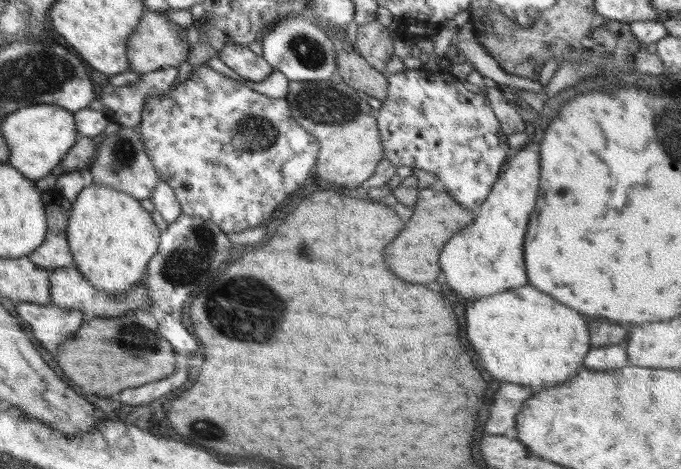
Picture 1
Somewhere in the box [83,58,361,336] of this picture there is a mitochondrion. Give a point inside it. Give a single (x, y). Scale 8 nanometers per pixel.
(192, 258)

